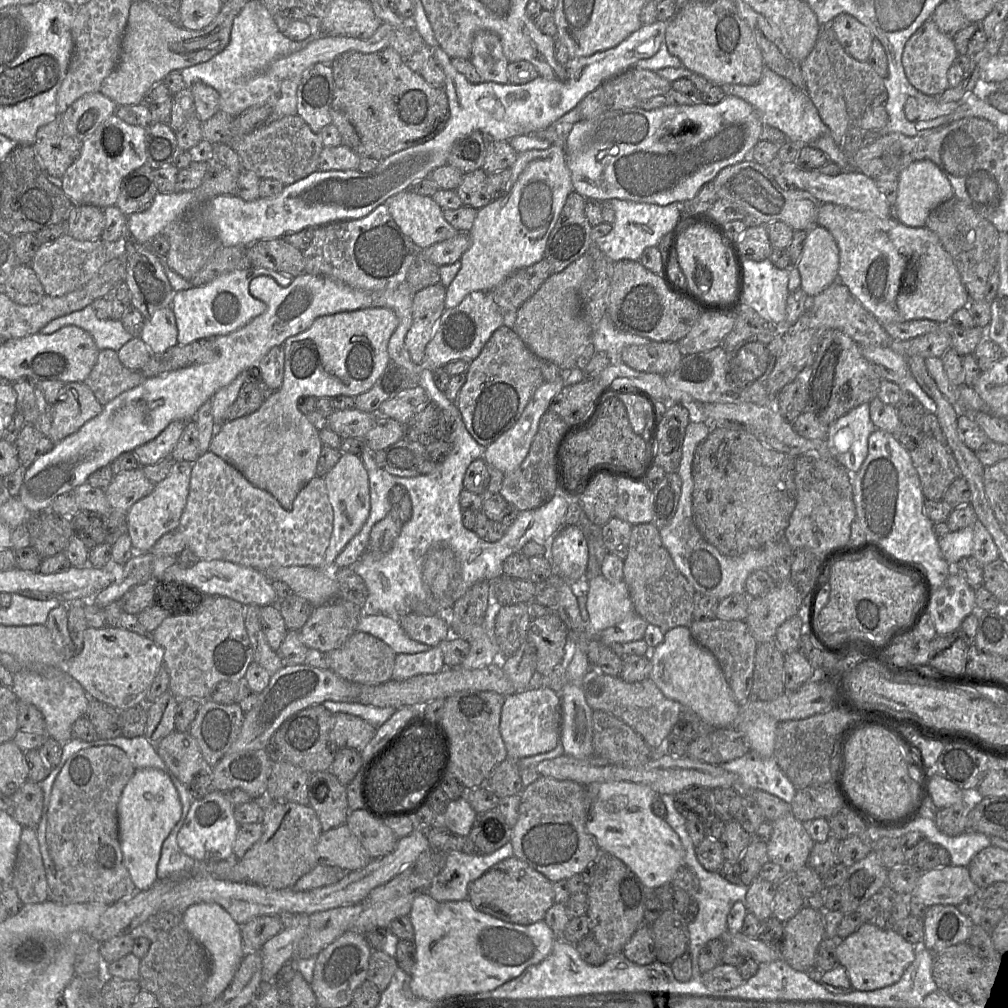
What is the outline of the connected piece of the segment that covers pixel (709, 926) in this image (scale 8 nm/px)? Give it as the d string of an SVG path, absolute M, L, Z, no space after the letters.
M663 794L661 798L667 808L665 821L679 836L684 848L684 866L691 869L699 880L699 891L691 897L698 906L696 916L689 921L689 945L688 952L698 958L706 944L715 939L721 939L727 934L728 916L733 905L739 901L744 901L748 885L742 883L731 883L726 880L719 872L707 871L698 861L696 847L694 846L686 828L687 819L684 818L674 806L674 795Z

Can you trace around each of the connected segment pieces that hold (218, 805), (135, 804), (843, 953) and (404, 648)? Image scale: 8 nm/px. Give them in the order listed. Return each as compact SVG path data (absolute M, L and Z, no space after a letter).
M214 791L194 800L178 835L181 850L196 861L223 861L233 857L233 845L239 824L234 817L234 806L225 793Z
M154 768L136 770L121 795L118 813L124 865L136 890L147 890L157 881L162 845L182 814L180 797L170 775Z
M865 922L857 931L836 942L838 965L847 971L853 990L869 991L897 983L913 962L916 946L906 941L896 929L881 929Z
M382 613L361 615L356 632L365 632L385 642L396 654L416 654L428 651L426 644L412 640L402 629L399 617Z

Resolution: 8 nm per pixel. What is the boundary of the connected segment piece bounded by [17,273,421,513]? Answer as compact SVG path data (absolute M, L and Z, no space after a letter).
M302 273L290 285L282 287L270 276L258 276L249 285L250 294L267 305L261 315L227 335L208 338L217 350L217 358L208 363L191 365L163 375L146 378L140 385L121 393L103 406L102 412L87 421L78 431L59 442L24 470L23 483L17 498L30 513L49 510L61 494L85 484L96 470L110 466L120 454L134 451L156 438L172 421L194 420L203 403L241 372L258 365L275 346L311 326L318 318L344 311L369 307L389 308L398 318L398 326L388 342L392 362L408 371L418 371L421 365L411 360L405 347L405 337L412 325L413 291L404 282L394 289L367 292L353 289L328 277Z

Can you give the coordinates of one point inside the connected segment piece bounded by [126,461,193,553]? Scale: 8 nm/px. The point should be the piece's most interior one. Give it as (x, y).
(150, 518)

